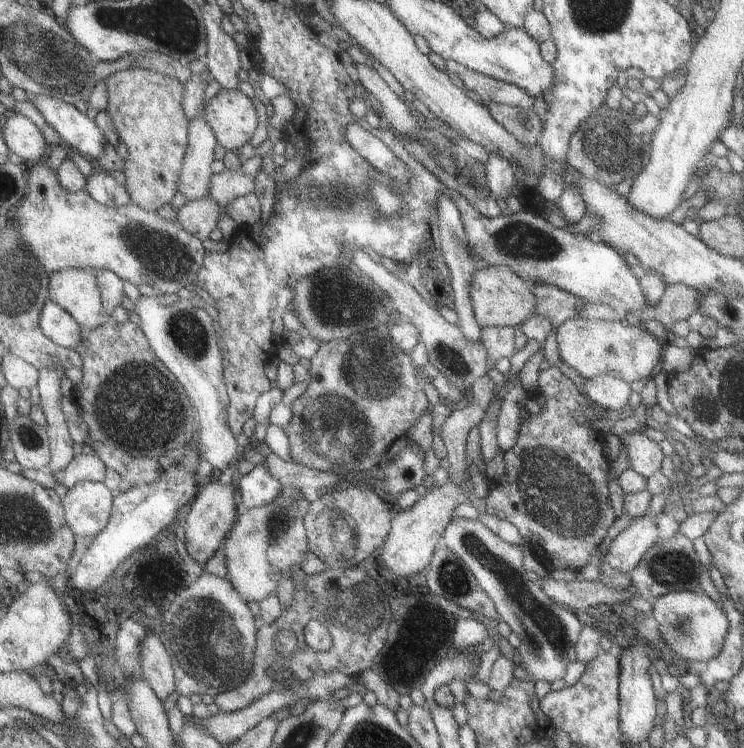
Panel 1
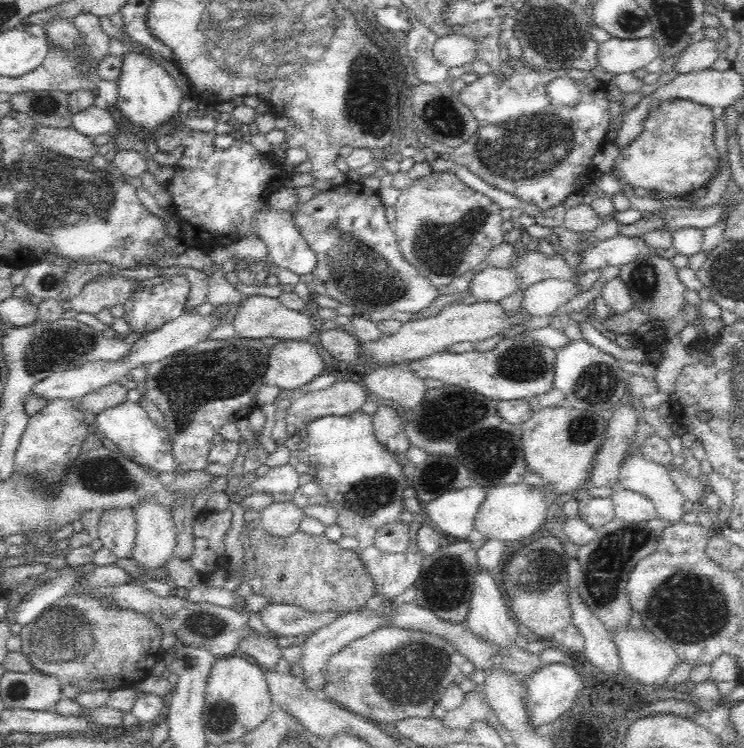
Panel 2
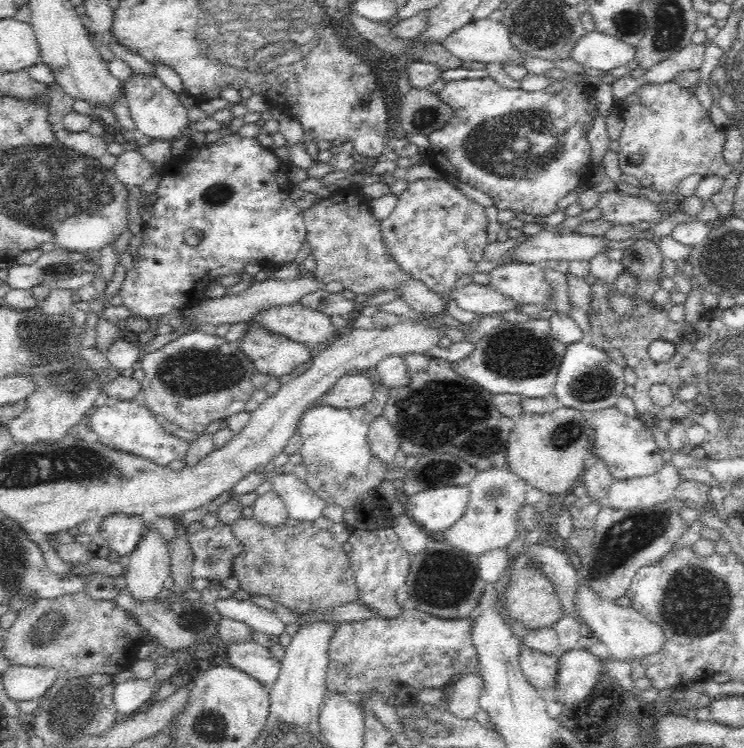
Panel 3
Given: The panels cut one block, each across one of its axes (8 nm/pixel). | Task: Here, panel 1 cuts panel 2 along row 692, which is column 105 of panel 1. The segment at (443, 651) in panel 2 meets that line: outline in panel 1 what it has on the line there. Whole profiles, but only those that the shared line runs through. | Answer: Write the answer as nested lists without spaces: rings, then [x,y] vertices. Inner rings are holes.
[[[108,320],[100,327],[93,329],[86,336],[81,335],[81,342],[75,344],[75,351],[81,356],[83,364],[81,369],[83,376],[81,381],[73,386],[73,390],[70,396],[71,402],[76,406],[78,414],[83,418],[83,421],[88,427],[88,444],[95,444],[95,442],[103,442],[103,444],[113,444],[113,446],[119,446],[127,450],[131,456],[145,456],[145,457],[159,457],[167,454],[176,454],[182,448],[187,447],[191,442],[195,440],[198,432],[198,413],[187,394],[187,390],[184,385],[174,376],[173,372],[156,356],[156,353],[149,345],[147,336],[143,333],[140,326],[135,322],[115,322],[114,320]]]

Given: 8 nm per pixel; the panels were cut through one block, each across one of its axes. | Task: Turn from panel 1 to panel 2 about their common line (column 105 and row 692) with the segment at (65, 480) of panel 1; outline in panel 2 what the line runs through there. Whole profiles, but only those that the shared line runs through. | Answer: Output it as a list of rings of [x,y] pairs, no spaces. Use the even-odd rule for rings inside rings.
[[[466,692],[464,702],[456,708],[446,711],[443,723],[446,728],[471,728],[474,723],[484,720],[488,714],[488,705],[482,702],[476,692]]]

